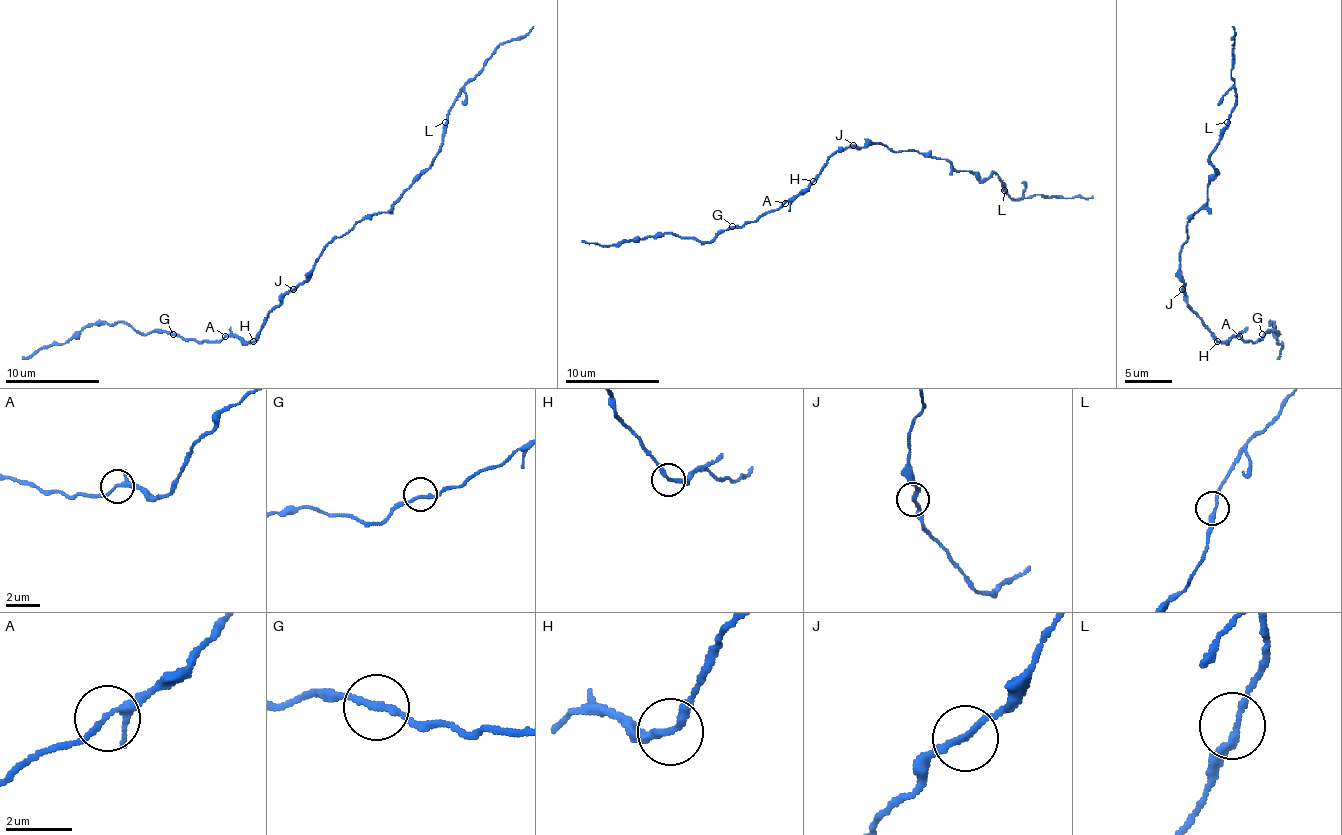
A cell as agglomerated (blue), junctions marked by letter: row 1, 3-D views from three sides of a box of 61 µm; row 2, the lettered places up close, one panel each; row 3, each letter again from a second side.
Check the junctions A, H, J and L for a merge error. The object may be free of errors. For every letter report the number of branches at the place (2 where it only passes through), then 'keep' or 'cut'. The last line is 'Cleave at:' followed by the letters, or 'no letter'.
A: 3 | keep
H: 2 | keep
J: 2 | keep
L: 2 | keep
Cleave at: no letter

